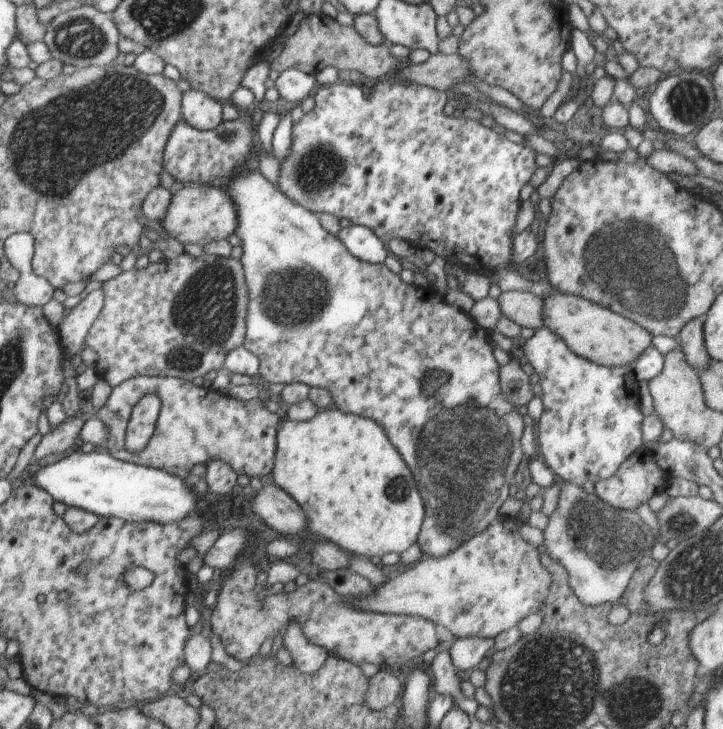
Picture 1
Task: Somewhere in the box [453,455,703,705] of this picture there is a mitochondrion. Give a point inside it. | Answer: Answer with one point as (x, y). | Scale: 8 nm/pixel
(605, 543)

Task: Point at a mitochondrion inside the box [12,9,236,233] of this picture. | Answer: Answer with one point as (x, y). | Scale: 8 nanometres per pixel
(78, 36)

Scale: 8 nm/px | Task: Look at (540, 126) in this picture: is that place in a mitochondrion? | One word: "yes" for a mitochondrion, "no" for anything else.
no

